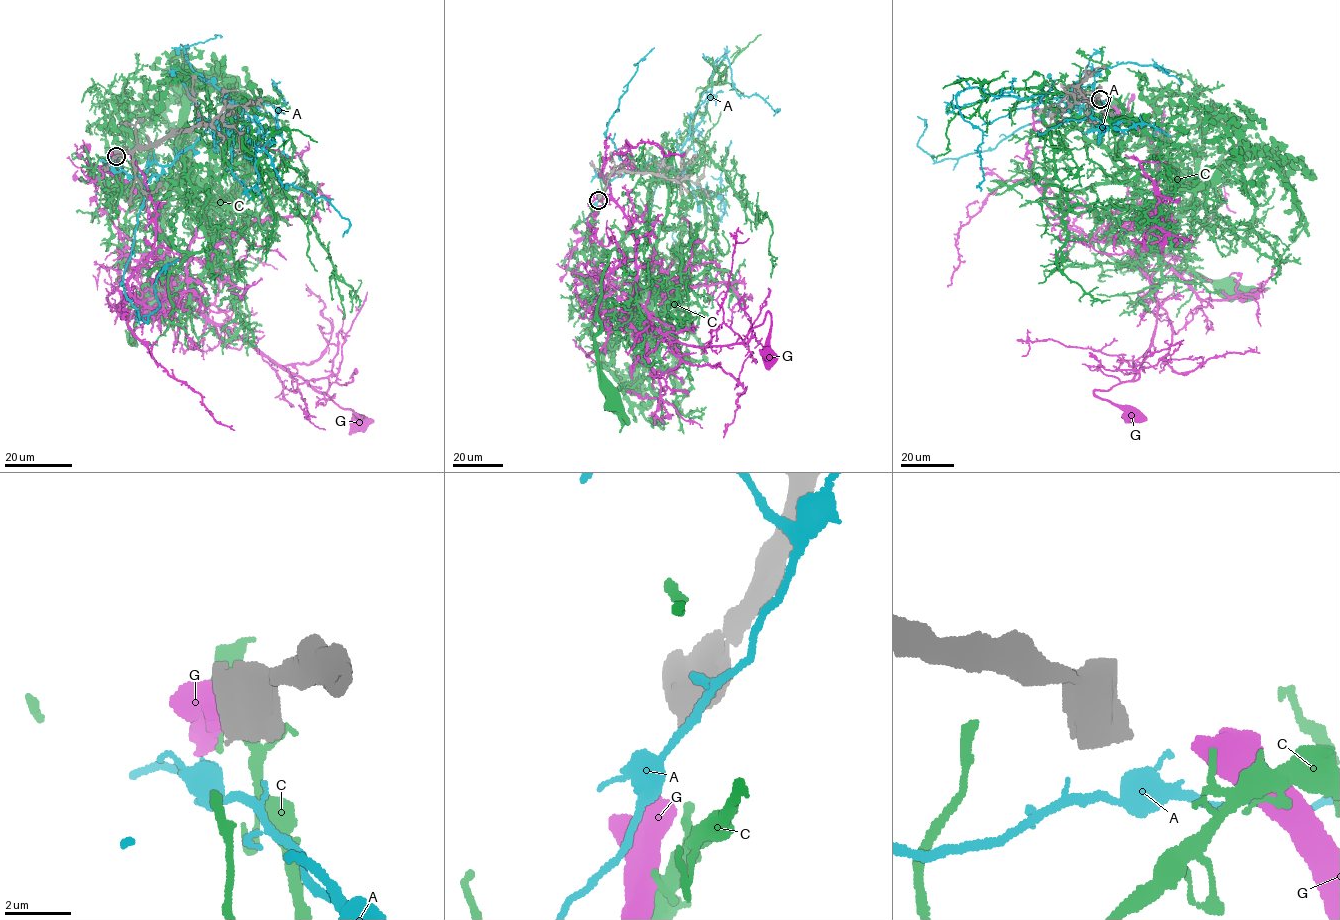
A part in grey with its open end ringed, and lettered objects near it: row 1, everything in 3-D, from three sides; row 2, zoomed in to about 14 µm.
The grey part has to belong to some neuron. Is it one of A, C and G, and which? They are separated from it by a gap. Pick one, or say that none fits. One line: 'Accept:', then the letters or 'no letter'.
Accept: no letter

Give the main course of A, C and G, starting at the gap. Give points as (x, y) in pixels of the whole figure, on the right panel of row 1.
A: (1101, 102), (1065, 109), (1083, 101), (960, 91), (961, 117), (983, 132), (980, 190)
C: (1106, 100), (1198, 187), (1167, 191), (1123, 227), (1095, 209), (1099, 248), (1147, 275), (1178, 266), (1229, 290)
G: (1105, 99), (1158, 155), (1154, 211), (1137, 263), (1155, 294), (1152, 343), (1133, 379), (1094, 392), (1131, 416)

